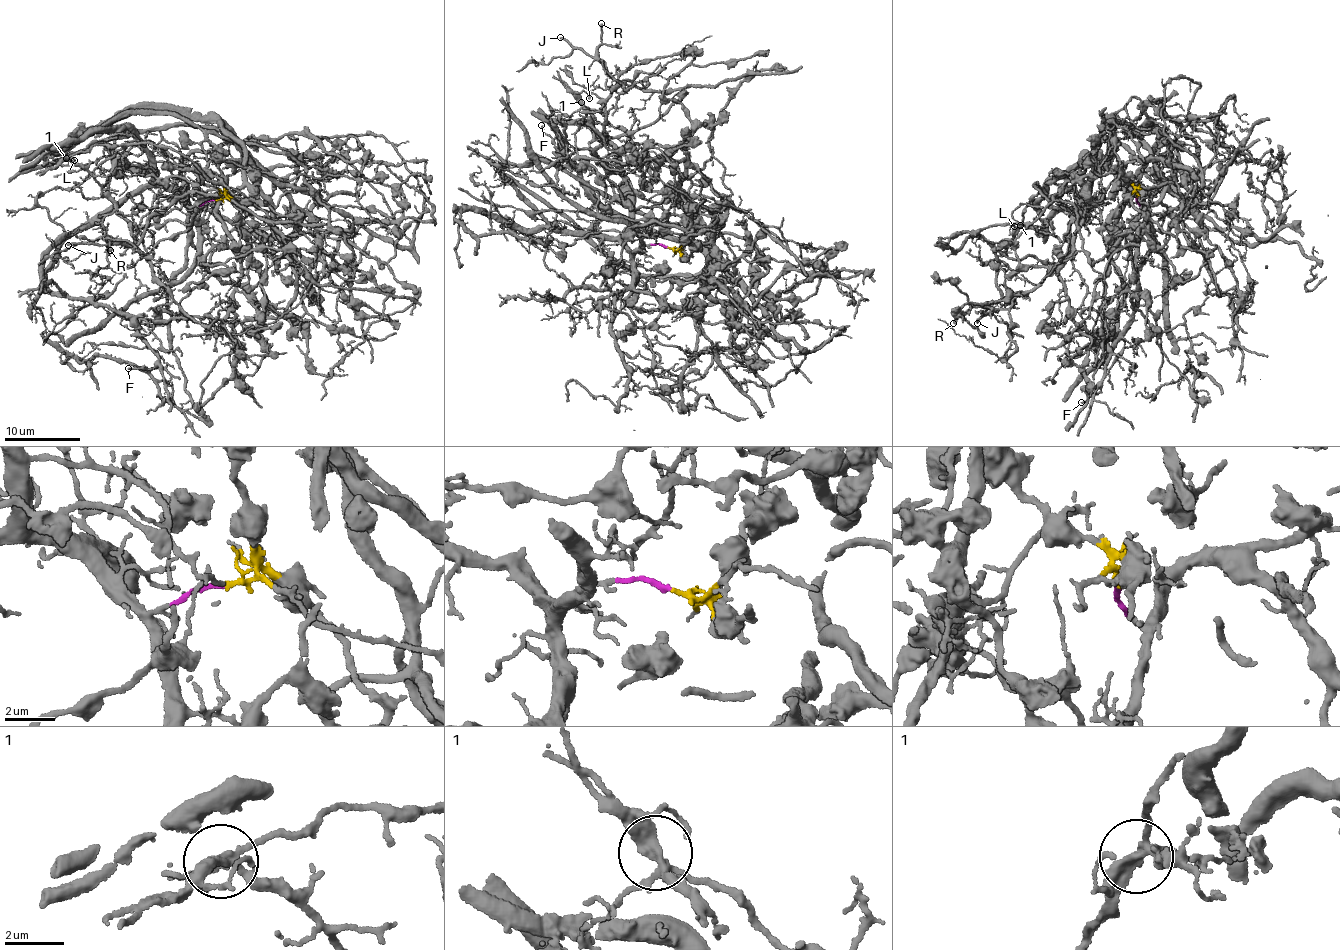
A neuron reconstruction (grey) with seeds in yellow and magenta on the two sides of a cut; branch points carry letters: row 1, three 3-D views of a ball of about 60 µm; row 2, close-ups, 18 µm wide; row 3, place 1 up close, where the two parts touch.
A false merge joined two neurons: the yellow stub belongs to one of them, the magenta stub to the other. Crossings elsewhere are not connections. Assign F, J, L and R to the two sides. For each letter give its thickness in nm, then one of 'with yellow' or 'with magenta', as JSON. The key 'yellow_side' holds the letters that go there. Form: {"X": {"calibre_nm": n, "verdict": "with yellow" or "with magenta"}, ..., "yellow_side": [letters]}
{"F": {"calibre_nm": 170, "verdict": "with magenta"}, "J": {"calibre_nm": 190, "verdict": "with yellow"}, "L": {"calibre_nm": 110, "verdict": "with magenta"}, "R": {"calibre_nm": 260, "verdict": "with yellow"}, "yellow_side": ["J", "R"]}

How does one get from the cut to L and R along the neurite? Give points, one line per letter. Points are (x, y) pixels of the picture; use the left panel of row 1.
L: (215, 200), (187, 208), (156, 180), (143, 146), (114, 126), (50, 153), (54, 162), (73, 160)
R: (215, 200), (207, 140), (232, 199), (293, 219), (184, 194), (109, 250)

